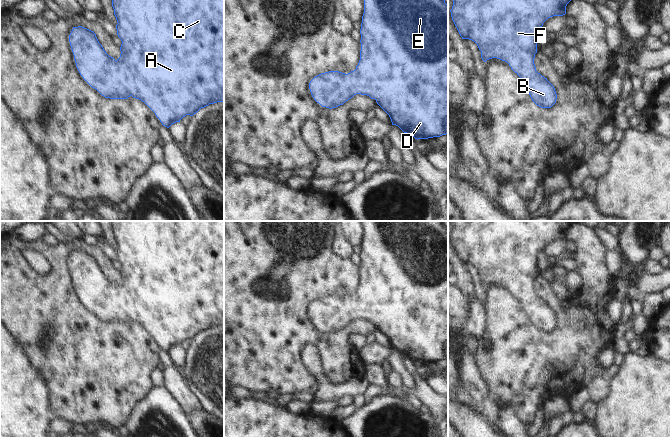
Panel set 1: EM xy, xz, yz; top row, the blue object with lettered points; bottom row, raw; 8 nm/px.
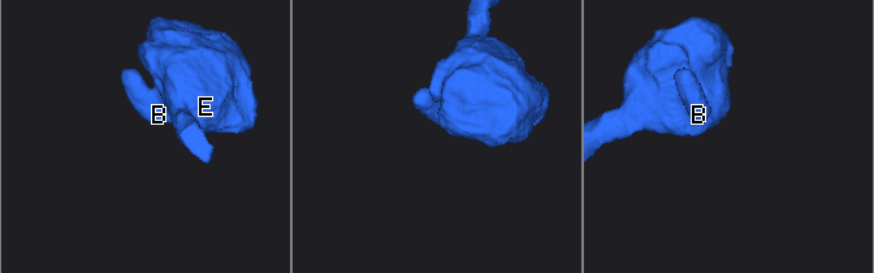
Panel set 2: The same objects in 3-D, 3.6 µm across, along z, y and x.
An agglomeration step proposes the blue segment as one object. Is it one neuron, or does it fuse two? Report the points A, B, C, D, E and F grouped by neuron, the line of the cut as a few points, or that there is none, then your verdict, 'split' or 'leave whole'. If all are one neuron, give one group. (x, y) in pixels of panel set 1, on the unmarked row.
groups A B C D E F; cut none; leave whole

